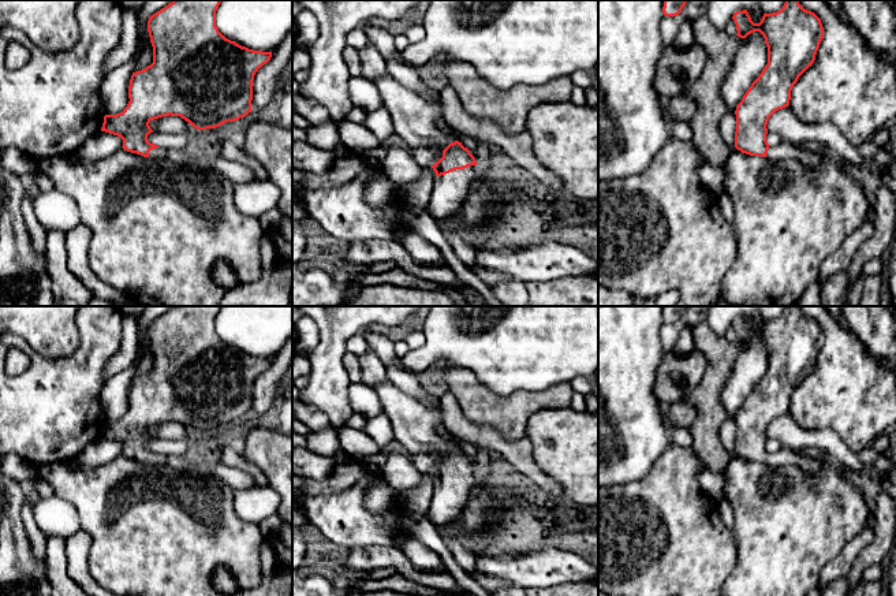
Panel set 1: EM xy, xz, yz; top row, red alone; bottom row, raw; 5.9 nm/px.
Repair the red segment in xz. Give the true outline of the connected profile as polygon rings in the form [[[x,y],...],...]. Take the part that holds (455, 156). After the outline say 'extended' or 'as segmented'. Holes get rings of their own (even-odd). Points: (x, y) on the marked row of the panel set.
[[[459,141],[449,144],[443,157],[432,165],[437,178],[425,208],[436,220],[462,213],[464,197],[474,182],[475,165],[474,156]]] | extended

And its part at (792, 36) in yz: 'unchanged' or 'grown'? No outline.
grown

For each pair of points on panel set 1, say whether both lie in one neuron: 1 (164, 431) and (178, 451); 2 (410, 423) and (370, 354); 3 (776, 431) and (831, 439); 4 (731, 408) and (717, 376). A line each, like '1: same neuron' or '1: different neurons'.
1: different neurons
2: same neuron
3: same neuron
4: different neurons

